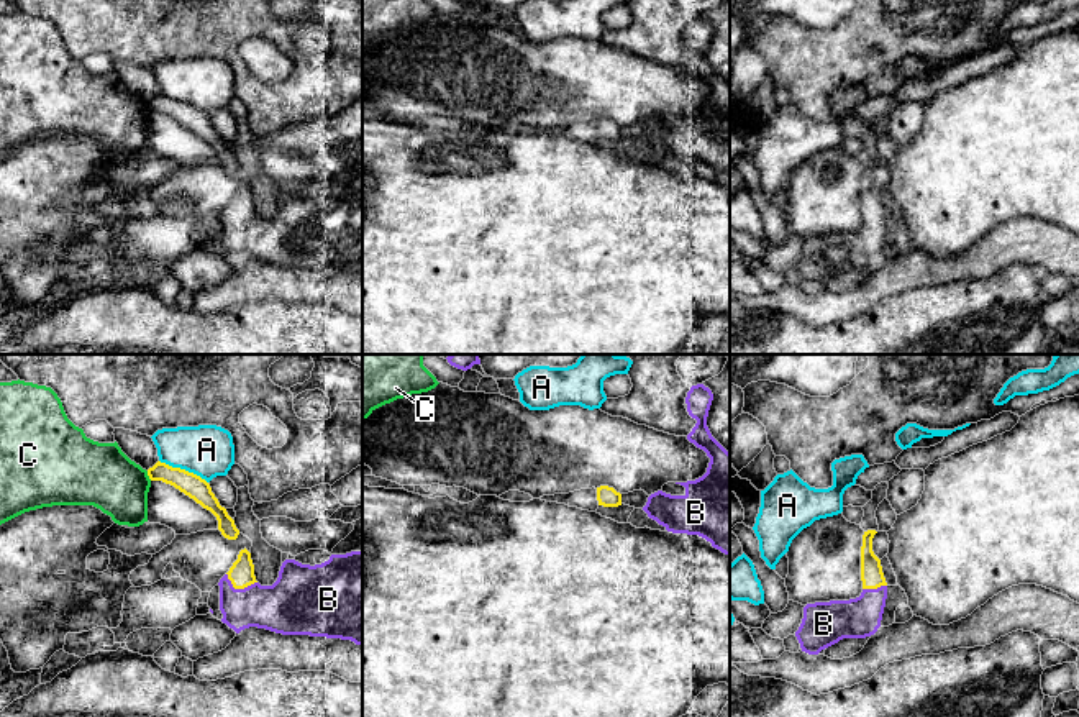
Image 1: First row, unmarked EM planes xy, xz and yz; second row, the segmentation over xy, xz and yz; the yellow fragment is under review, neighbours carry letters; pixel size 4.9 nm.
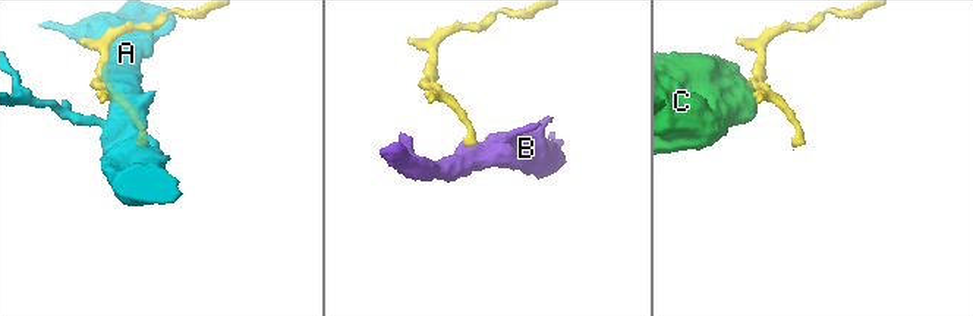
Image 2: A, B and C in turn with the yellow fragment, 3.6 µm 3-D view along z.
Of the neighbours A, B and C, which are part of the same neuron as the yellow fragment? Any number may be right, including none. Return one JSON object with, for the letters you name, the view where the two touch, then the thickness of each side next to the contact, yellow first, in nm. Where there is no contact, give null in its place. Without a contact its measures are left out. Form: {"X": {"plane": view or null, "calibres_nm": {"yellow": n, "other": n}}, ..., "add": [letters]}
{"B": {"plane": "xy", "calibres_nm": {"yellow": 130, "other": 260}}, "add": ["B"]}

